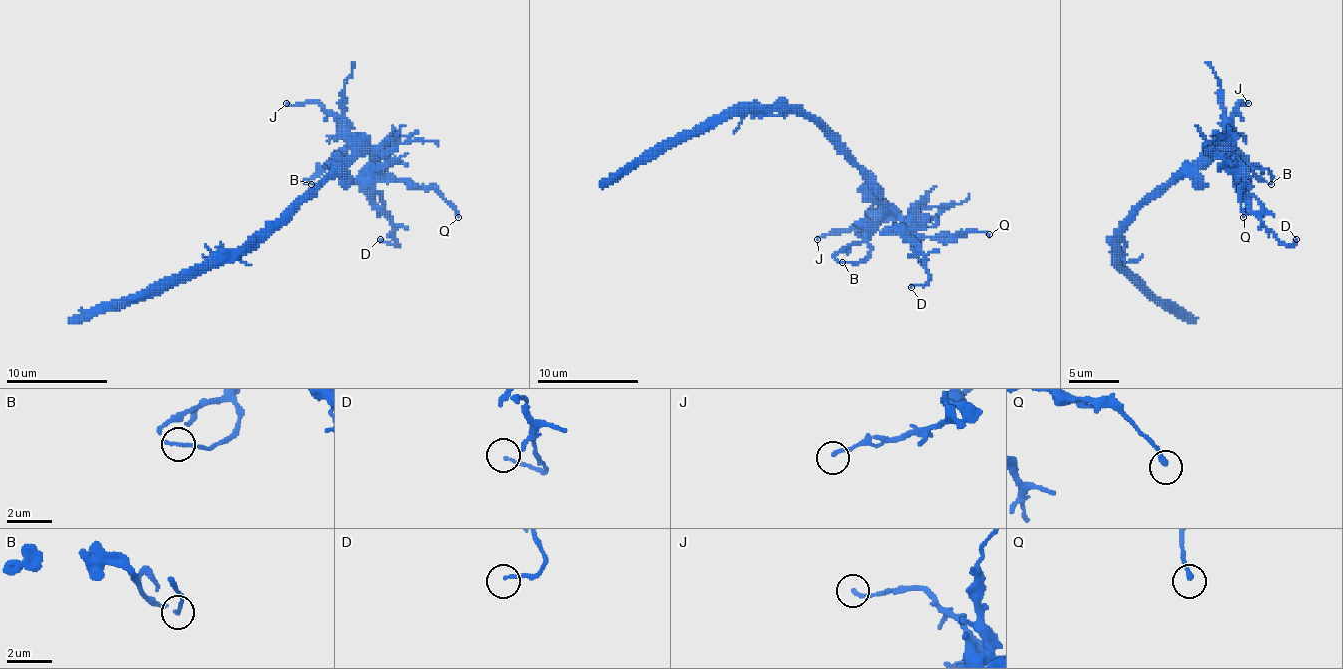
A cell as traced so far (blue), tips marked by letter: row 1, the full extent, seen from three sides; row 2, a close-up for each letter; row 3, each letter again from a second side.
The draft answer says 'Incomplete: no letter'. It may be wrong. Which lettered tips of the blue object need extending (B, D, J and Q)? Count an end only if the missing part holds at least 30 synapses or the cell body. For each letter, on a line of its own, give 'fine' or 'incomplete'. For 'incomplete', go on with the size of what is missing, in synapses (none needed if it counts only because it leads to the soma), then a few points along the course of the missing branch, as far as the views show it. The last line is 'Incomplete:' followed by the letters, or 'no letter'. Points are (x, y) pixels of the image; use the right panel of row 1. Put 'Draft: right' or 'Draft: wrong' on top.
Draft: right
B: fine
D: fine
J: fine
Q: fine
Incomplete: no letter

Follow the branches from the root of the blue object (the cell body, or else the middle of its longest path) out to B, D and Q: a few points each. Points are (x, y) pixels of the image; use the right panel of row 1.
B: (1137, 211), (1183, 168), (1200, 166), (1223, 143), (1228, 143), (1261, 179), (1271, 184)
D: (1137, 211), (1180, 176), (1226, 153), (1233, 161), (1233, 186), (1246, 206), (1289, 247), (1296, 239)
Q: (1137, 211), (1180, 176), (1203, 168), (1215, 156), (1226, 153), (1246, 174), (1241, 189), (1243, 217)

